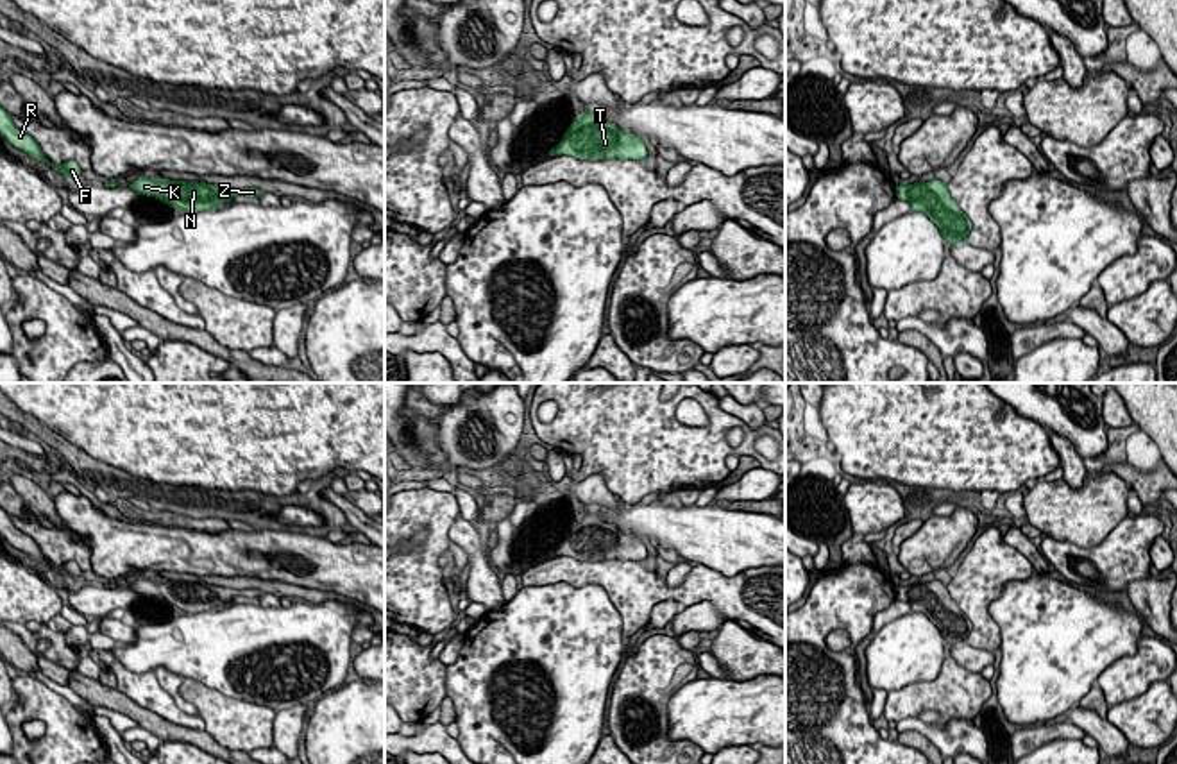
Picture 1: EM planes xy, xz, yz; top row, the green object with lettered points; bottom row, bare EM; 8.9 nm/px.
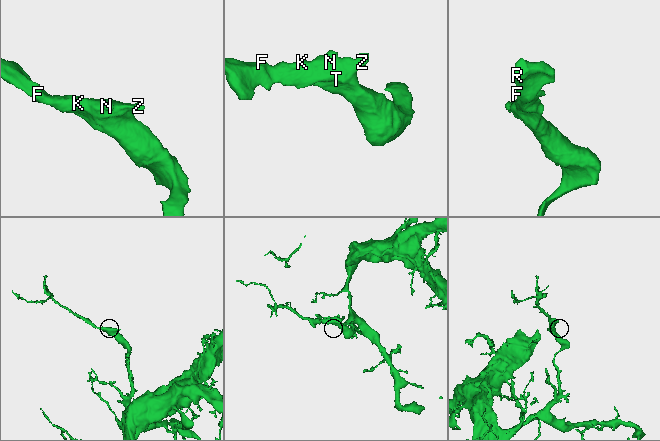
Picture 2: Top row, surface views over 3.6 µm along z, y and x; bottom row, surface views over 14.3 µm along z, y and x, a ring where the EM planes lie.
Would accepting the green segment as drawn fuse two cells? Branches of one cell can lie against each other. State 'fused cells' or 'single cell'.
single cell

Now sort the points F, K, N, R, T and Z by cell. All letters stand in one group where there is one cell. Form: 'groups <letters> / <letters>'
groups F K N R T Z

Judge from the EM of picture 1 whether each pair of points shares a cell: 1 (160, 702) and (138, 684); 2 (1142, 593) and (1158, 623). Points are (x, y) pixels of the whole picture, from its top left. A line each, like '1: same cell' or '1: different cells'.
1: same cell
2: same cell

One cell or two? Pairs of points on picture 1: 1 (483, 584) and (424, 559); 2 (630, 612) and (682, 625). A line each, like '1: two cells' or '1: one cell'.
1: two cells
2: two cells

